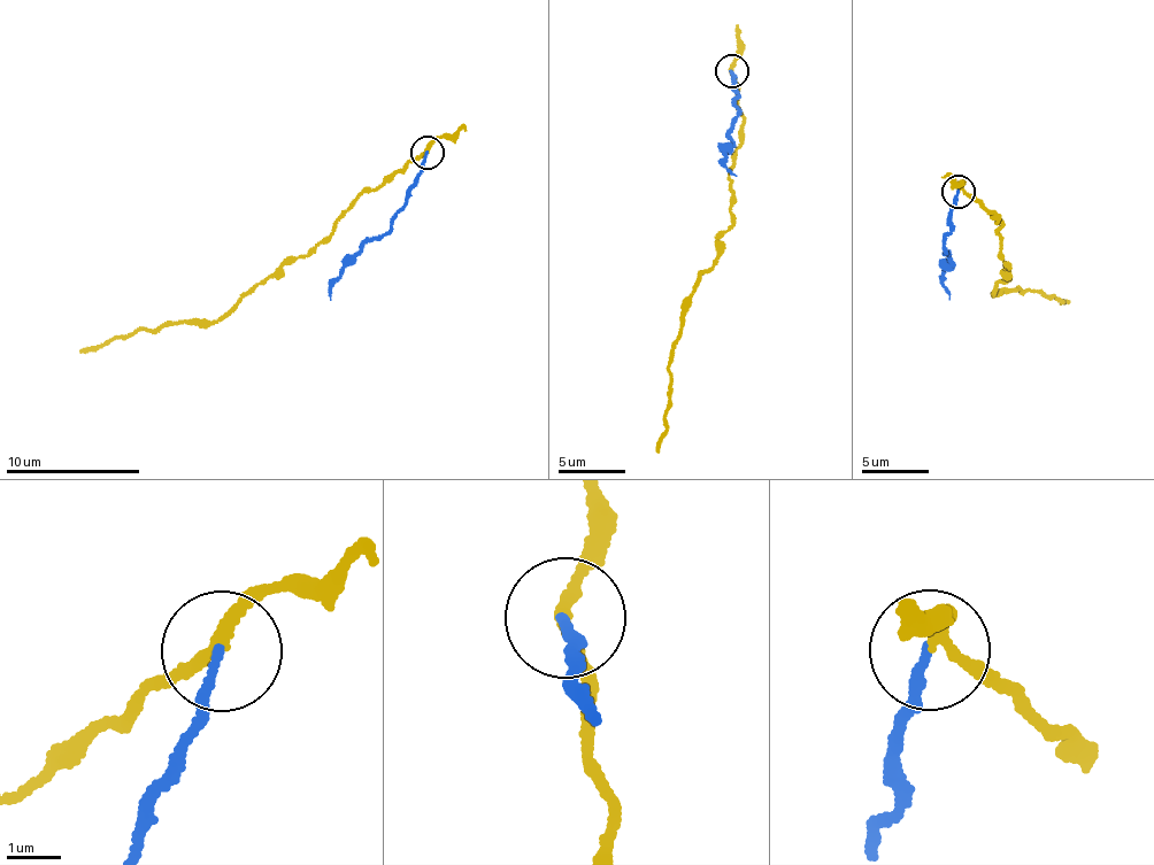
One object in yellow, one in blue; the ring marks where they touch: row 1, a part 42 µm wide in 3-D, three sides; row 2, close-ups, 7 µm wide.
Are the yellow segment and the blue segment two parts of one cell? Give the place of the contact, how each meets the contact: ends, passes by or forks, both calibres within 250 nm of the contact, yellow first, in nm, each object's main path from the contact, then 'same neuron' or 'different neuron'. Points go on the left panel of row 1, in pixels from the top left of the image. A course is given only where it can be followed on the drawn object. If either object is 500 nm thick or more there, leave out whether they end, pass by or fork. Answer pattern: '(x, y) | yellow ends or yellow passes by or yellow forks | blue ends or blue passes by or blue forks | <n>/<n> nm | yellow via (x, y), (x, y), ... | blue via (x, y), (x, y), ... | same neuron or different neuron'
(427, 153) | yellow passes by | blue ends | 170/160 nm | yellow via (428, 152), (359, 195), (332, 237), (255, 283), (235, 308), (208, 322), (138, 327), (79, 352) | blue via (428, 152), (408, 188), (408, 201), (391, 230), (359, 252), (343, 270), (330, 285), (331, 299) | different neuron

